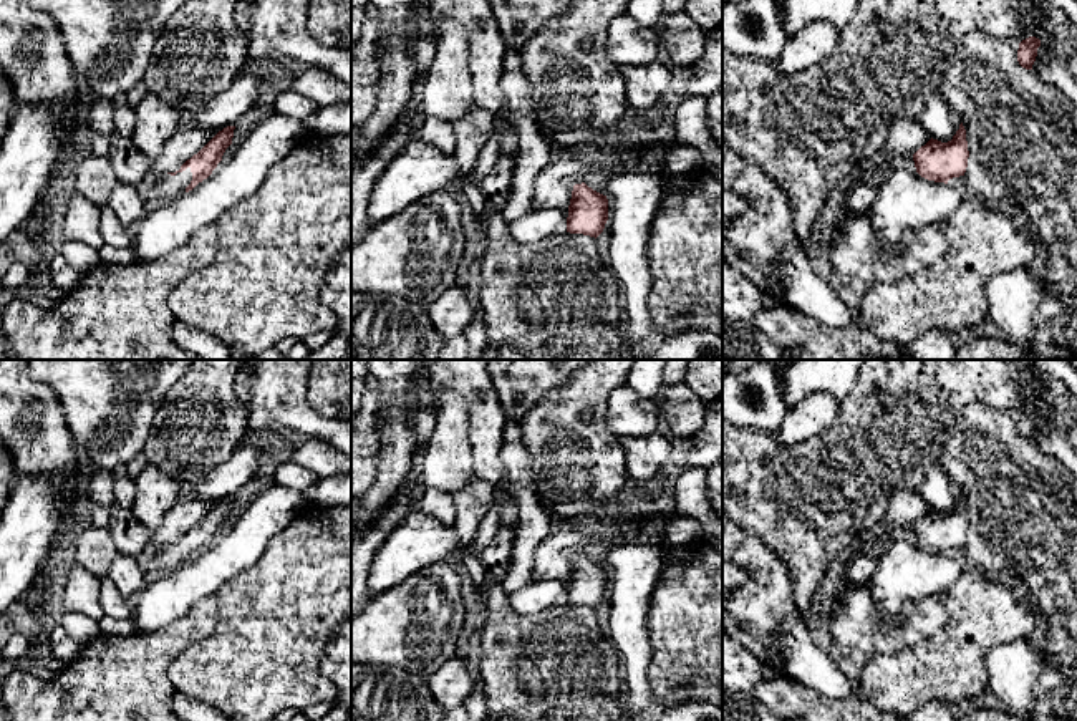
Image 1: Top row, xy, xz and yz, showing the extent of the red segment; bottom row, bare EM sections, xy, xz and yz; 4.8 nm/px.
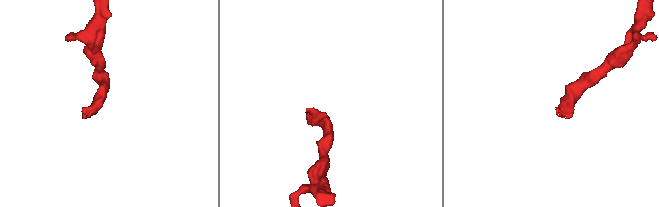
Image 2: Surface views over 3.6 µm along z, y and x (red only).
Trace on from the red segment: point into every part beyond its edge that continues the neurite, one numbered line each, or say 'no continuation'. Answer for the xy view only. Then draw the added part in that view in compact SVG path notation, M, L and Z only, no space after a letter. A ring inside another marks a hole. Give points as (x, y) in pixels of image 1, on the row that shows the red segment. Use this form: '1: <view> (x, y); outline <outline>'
1: xy (156, 188); outline M187 167L182 172L177 172L176 176L151 169L136 184L136 191L142 204L149 210L186 194L186 187L191 184L191 181L192 181L191 167Z

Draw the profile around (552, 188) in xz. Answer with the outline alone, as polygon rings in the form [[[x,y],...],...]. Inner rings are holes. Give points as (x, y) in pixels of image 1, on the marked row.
[[[620,133],[608,146],[596,151],[555,152],[534,181],[532,210],[568,209],[575,184],[582,184],[595,169],[615,159],[636,133]]]

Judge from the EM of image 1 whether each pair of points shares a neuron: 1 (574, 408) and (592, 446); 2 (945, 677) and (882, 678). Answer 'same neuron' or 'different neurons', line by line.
1: same neuron
2: same neuron

